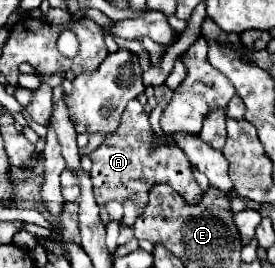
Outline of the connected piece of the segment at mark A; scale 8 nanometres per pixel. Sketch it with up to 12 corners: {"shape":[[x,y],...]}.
{"shape":[[138,100],[128,102],[118,130],[90,152],[93,193],[108,200],[170,184],[198,202],[178,146],[154,144]]}

